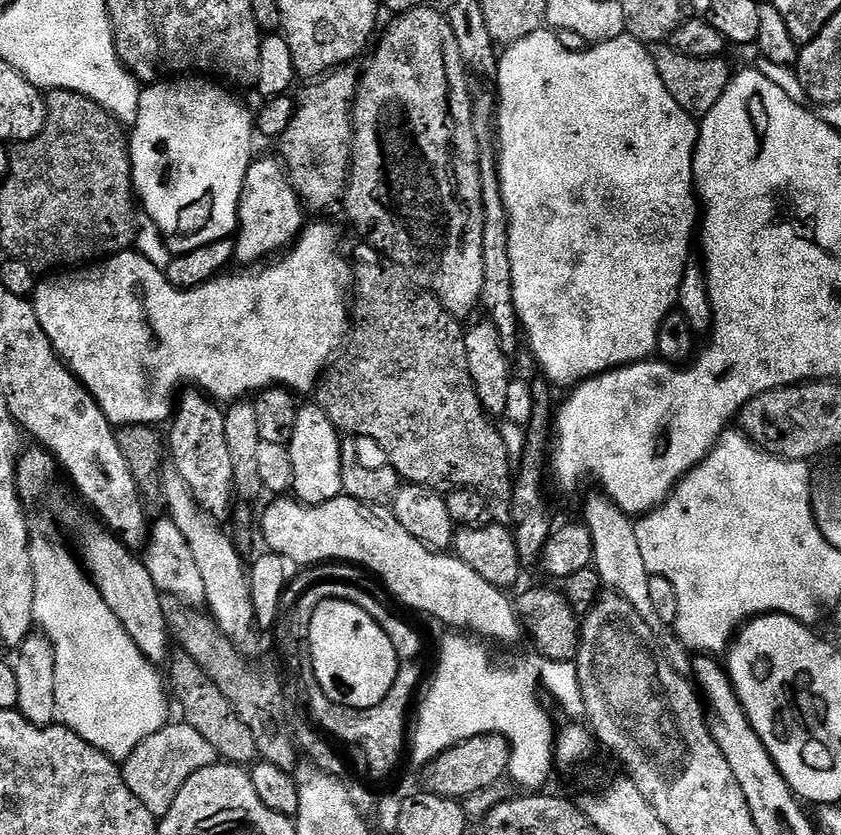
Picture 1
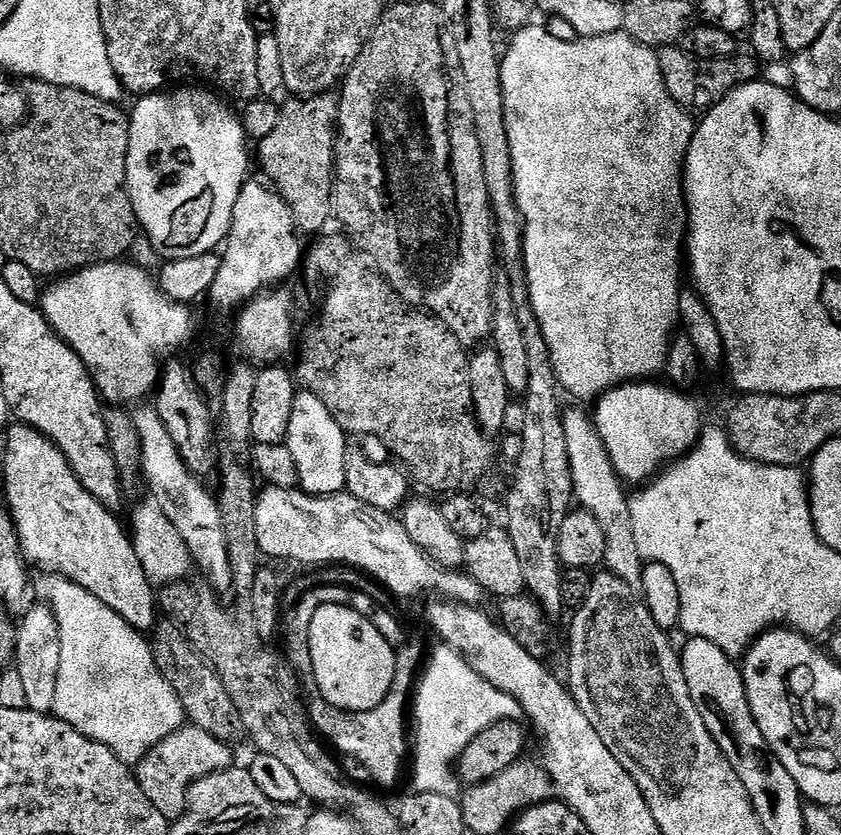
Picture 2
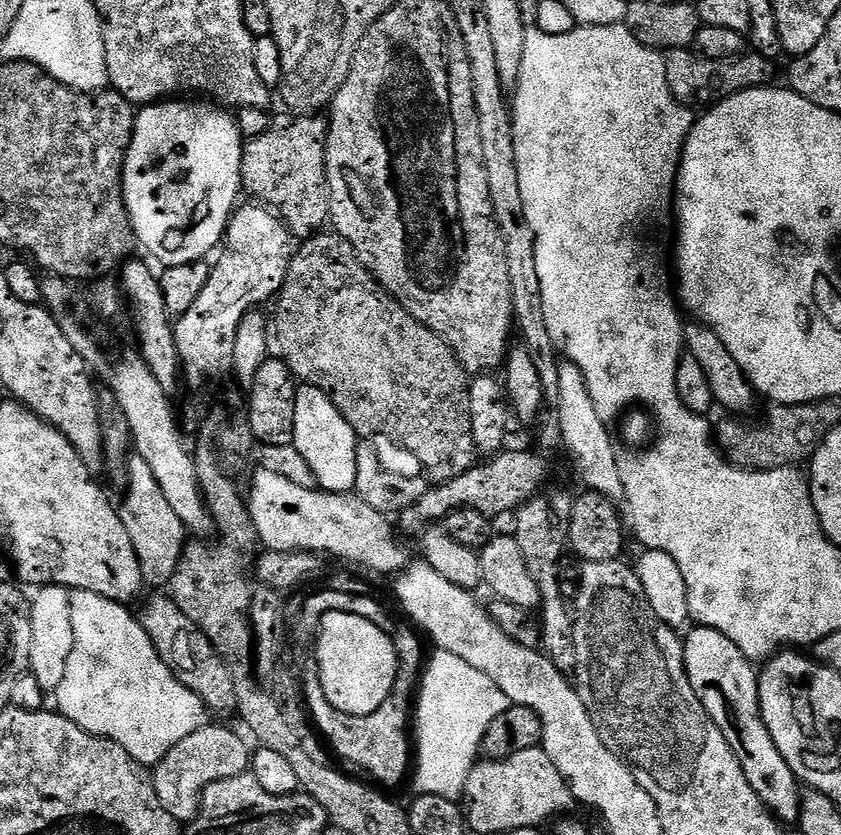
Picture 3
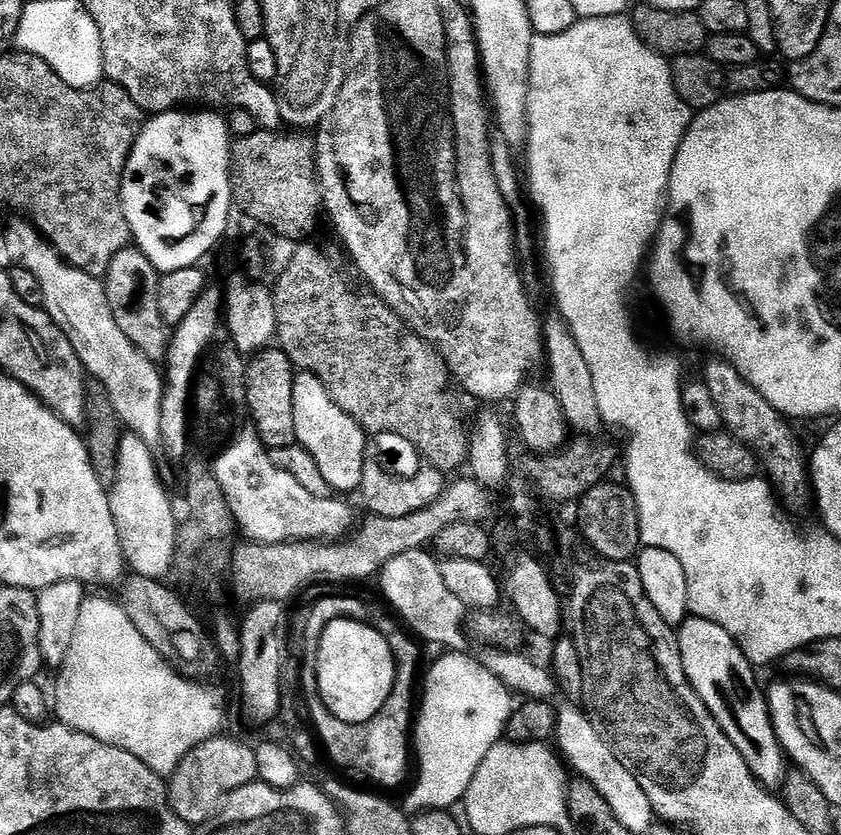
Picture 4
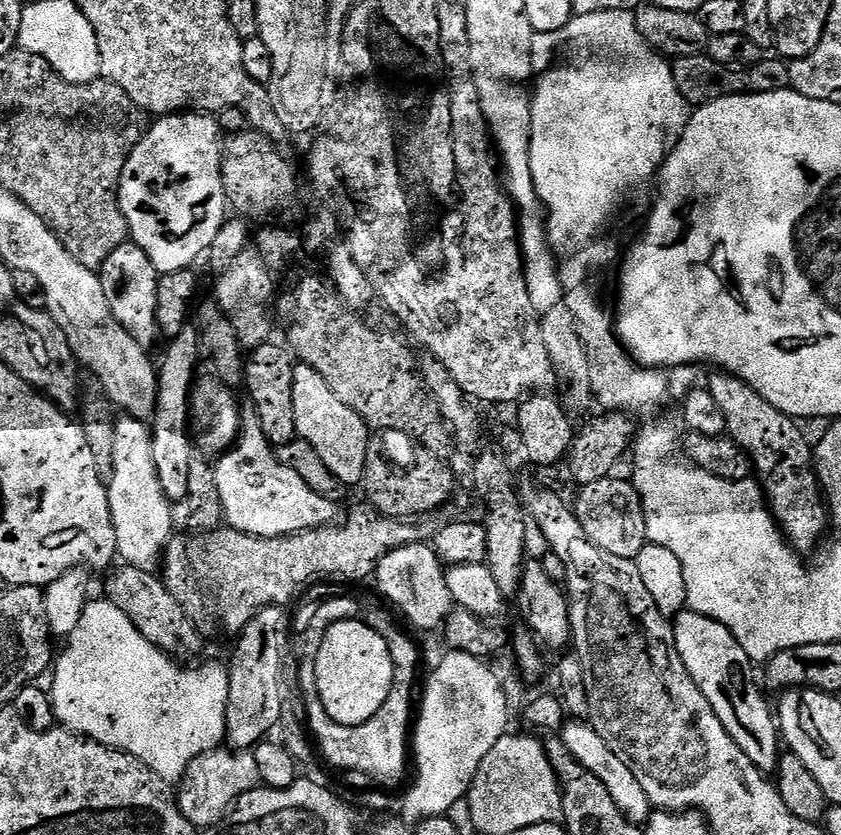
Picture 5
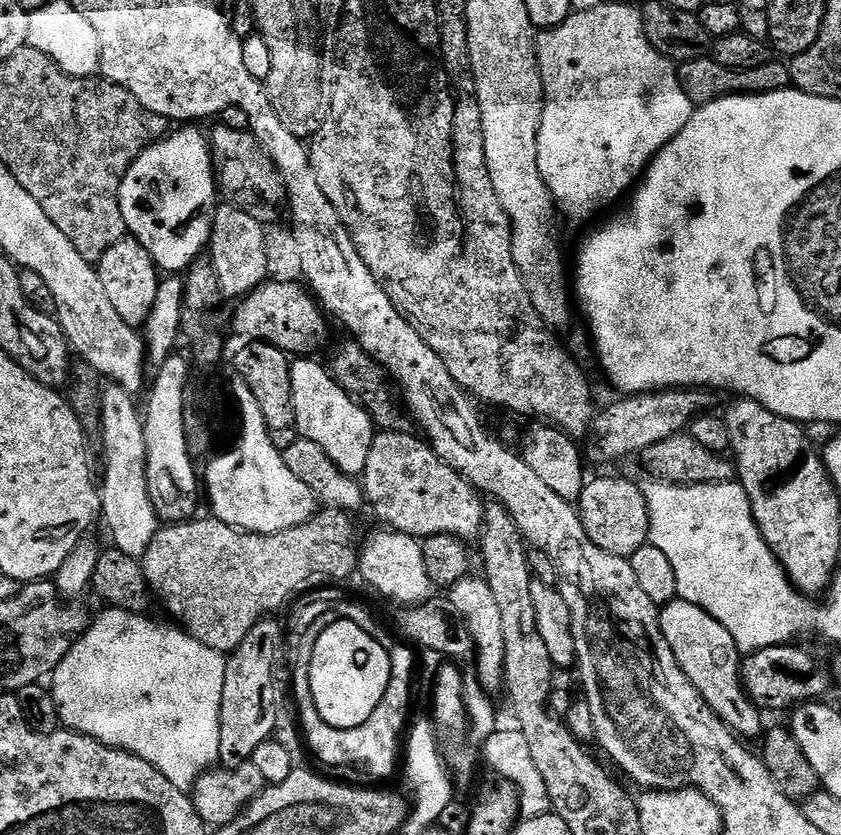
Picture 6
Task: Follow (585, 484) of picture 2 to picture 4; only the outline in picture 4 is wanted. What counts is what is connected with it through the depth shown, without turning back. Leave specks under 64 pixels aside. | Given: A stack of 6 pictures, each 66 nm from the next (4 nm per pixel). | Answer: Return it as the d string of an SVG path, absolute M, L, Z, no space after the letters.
M553 318L548 325L543 325L542 328L542 348L546 353L546 360L548 356L548 376L552 379L552 384L550 383L550 390L558 398L558 406L562 408L562 414L564 415L564 420L567 422L569 429L576 434L588 434L584 432L596 432L599 428L602 428L602 421L600 418L600 411L598 410L598 398L594 395L594 378L590 375L590 366L586 366L586 358L582 358L582 352L578 350L578 344L574 342L574 338L568 333L568 327L564 325L563 320L559 318Z

